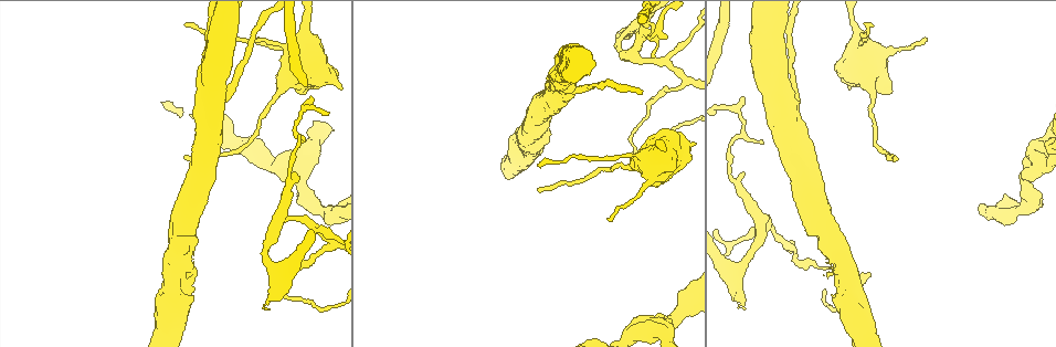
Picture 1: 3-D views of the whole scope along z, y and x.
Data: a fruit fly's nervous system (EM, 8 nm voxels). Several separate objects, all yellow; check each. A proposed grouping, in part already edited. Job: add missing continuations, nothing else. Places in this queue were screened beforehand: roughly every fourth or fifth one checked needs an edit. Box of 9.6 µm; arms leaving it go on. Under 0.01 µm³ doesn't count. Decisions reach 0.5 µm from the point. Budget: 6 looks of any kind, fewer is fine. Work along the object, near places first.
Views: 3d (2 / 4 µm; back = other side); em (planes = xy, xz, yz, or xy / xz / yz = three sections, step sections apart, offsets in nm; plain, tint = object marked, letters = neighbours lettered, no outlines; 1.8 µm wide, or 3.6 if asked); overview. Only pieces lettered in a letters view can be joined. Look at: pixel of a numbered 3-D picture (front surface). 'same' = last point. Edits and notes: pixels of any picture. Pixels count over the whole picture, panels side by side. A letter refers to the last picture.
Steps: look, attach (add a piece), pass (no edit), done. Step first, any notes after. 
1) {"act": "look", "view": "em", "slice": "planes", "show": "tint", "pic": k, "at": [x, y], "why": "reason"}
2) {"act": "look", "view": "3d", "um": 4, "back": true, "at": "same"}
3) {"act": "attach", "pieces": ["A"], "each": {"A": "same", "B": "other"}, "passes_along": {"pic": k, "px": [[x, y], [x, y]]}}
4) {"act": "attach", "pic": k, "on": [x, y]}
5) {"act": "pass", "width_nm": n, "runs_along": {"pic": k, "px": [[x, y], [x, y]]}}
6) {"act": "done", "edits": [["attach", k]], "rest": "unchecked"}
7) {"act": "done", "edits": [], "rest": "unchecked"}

{"act": "look", "view": "3d", "um": 4, "pic": 1, "at": [665, 64], "why": "three arms meet"}

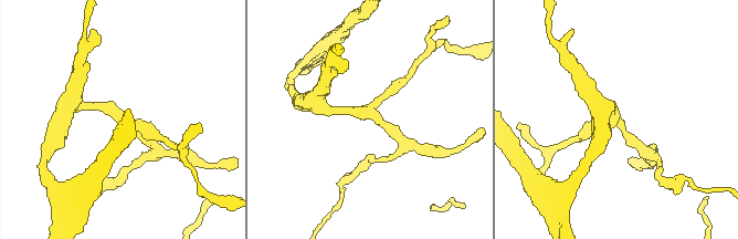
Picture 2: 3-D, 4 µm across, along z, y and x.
{"act": "look", "view": "em", "slice": "planes", "show": "letters", "pic": 2, "at": [119, 119], "arms": 3, "why": "need the tissue"}

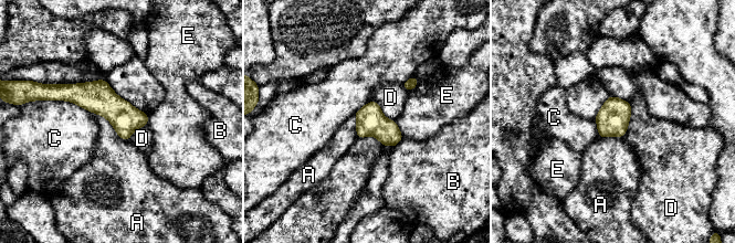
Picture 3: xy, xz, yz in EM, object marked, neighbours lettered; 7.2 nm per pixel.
{"act": "pass", "width_nm": 200, "each": {"A": "other", "B": "other", "C": "other", "D": "other", "E": "other"}, "found": "none of them fits"}

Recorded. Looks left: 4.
{"act": "look", "view": "3d", "um": 4, "pic": 1, "at": [891, 50], "why": "sudden change in width"}

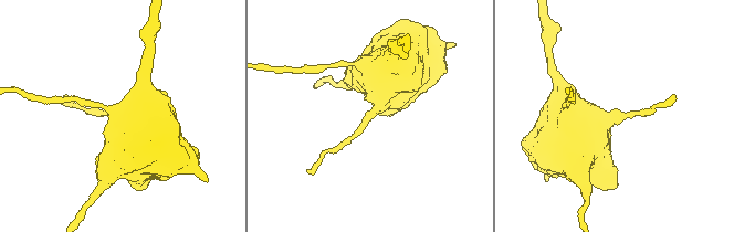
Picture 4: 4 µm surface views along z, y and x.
{"act": "look", "view": "em", "um": 3.6, "slice": "xz", "step": 8, "show": "tint", "pic": 4, "at": [370, 111], "why": "shape alone is not enough"}

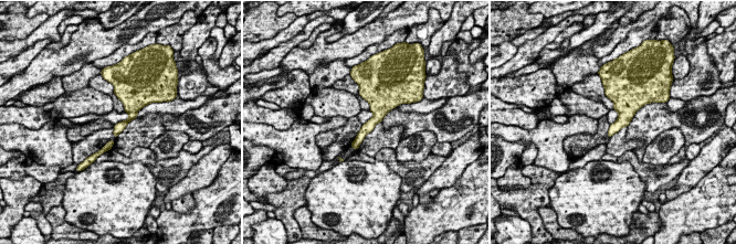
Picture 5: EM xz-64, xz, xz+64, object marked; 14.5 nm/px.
{"act": "look", "view": "em", "um": 3.6, "slice": "planes", "show": "letters", "at": "same"}

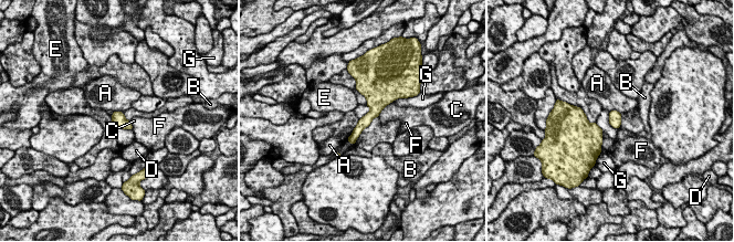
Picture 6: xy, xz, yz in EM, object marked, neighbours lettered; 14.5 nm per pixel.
{"act": "pass", "each": {"A": "other", "B": "other", "C": "other", "D": "other", "E": "other", "F": "other", "G": "other"}, "border": {"pic": 6, "px": [[366, 104], [369, 109], [359, 118]]}, "found": "none of them fits"}

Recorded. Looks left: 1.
{"act": "done", "edits": [], "rest": "unchecked"}

